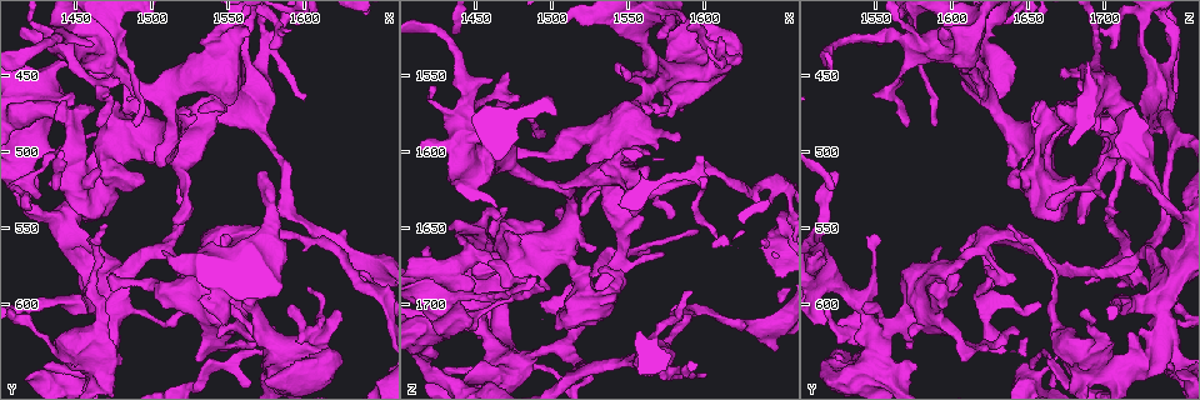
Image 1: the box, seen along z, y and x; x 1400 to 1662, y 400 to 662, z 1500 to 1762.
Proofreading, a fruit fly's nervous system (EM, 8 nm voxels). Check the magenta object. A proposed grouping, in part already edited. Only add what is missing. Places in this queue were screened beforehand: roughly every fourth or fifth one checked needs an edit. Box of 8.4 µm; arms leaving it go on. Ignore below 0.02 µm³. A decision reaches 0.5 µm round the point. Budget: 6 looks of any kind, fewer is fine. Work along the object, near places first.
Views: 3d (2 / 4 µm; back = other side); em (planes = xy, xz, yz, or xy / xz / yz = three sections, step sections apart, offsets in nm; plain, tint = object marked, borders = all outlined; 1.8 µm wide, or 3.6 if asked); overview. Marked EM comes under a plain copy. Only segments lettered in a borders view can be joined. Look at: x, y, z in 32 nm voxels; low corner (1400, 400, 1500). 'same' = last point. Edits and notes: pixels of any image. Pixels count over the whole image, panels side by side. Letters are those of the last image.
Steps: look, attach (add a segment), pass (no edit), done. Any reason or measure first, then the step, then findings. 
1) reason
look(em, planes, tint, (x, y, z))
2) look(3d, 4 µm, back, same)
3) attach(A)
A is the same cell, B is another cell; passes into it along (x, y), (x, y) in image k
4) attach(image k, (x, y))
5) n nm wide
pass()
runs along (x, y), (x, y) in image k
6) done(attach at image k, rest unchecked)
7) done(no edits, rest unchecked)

tapers out
look(em, 3.6 µm, planes, tint, (1466, 484, 1570))

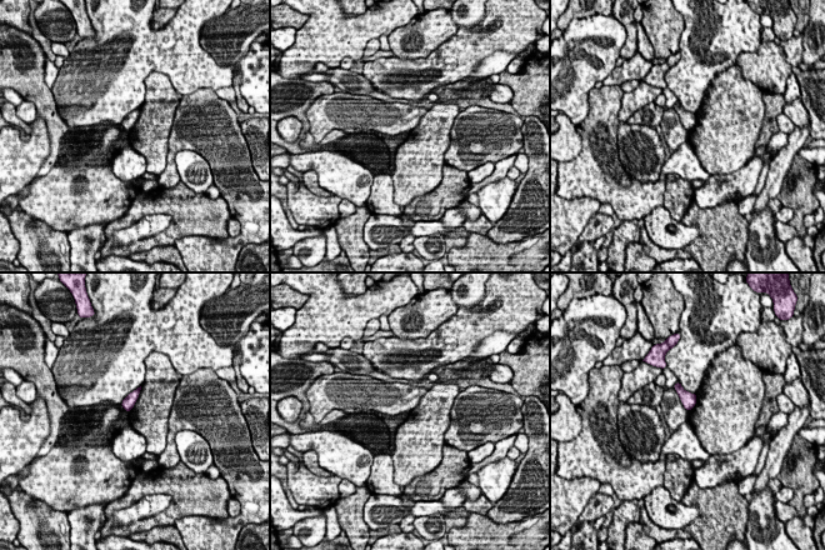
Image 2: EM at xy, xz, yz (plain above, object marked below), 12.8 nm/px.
look(em, 3.6 µm, planes, borders, same)

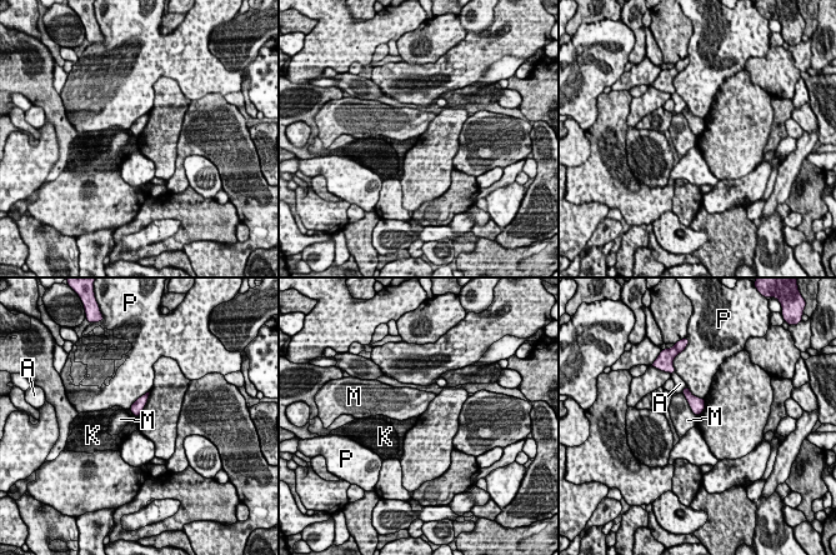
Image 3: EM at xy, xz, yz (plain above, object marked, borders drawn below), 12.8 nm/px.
M touches over 360 nm
pass()
A, K, M and P are other cells; border along (682, 393), (696, 416) in image 3; no lettered segment goes on from it

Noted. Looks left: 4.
tapers out
look(3d, 2 µm, (1420, 536, 1662))

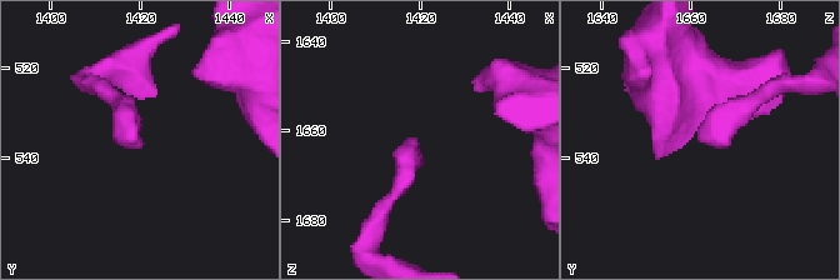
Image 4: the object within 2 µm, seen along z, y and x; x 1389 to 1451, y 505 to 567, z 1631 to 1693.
look(em, planes, tint, (1419, 536, 1662))

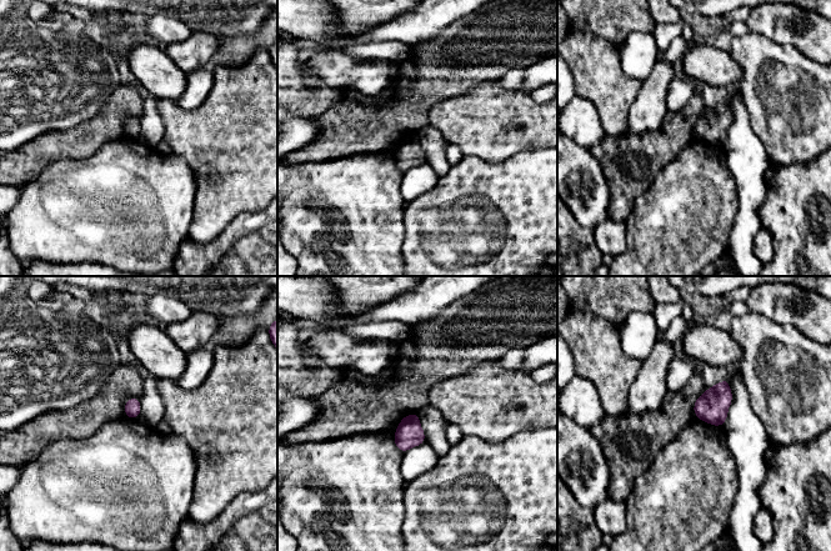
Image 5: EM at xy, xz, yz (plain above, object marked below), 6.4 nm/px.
see the neighbours
look(em, planes, borders, same)

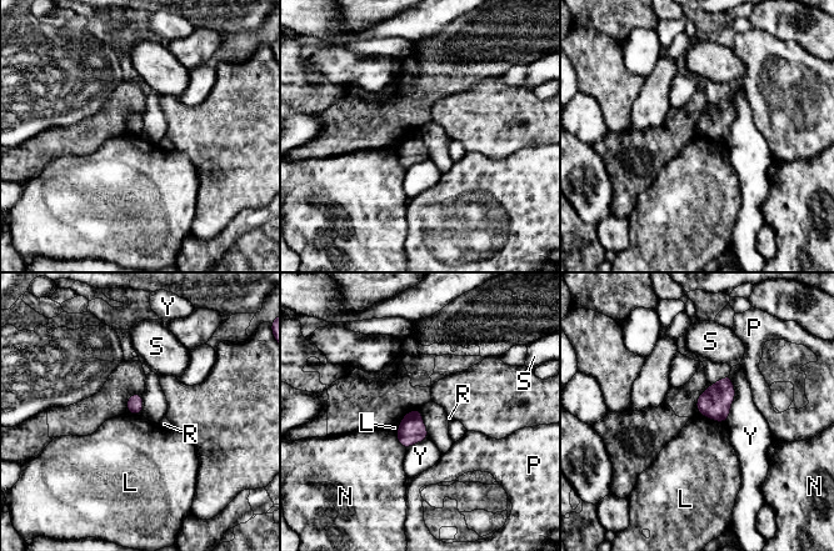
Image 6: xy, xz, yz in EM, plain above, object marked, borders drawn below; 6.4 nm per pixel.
pass()
L, N, P, R, S and Y are other cells; border along (699, 412), (717, 421), (725, 422) in image 6; no lettered segment goes on from it

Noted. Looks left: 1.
done(no edits, rest unchecked)

